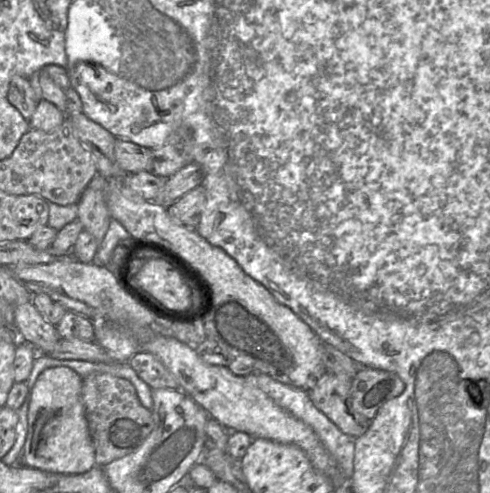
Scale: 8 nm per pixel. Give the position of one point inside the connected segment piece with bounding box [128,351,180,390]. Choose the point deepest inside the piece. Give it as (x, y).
(148, 367)

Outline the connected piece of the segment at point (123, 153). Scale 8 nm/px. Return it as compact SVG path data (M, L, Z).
M116 138L115 158L126 173L151 171L152 149Z

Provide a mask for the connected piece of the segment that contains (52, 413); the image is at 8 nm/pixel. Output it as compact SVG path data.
M69 367L45 369L32 390L27 413L28 433L18 465L64 475L85 473L96 466L82 398L82 380Z

